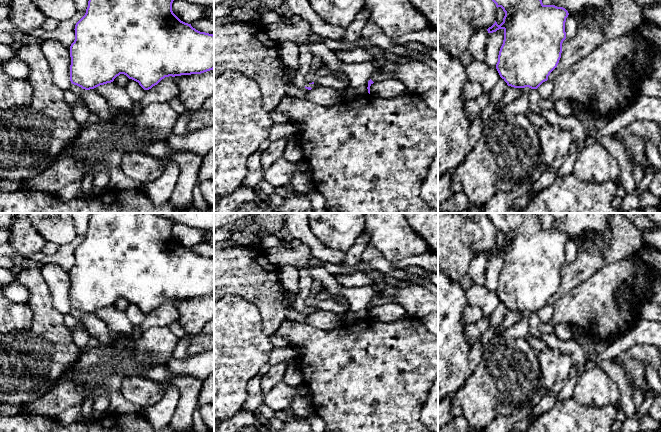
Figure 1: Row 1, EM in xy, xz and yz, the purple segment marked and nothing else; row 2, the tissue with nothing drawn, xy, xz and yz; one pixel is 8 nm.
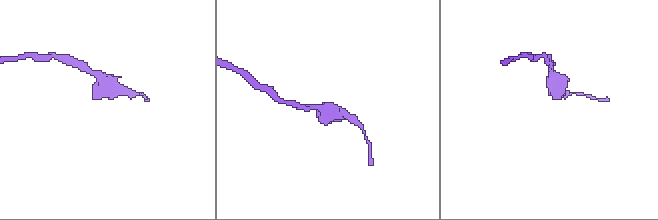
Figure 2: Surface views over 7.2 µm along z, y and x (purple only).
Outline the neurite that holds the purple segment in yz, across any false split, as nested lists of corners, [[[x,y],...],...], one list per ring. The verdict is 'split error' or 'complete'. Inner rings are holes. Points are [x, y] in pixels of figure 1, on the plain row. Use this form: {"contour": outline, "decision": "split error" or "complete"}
{"contour": [[[487,213],[487,217],[492,222],[492,225],[496,228],[496,231],[501,231],[505,236],[503,246],[500,249],[498,249],[495,245],[495,247],[487,253],[488,257],[496,256],[499,253],[504,254],[504,264],[499,275],[498,286],[496,288],[496,293],[500,301],[507,307],[508,310],[514,312],[529,311],[531,313],[537,313],[543,306],[548,304],[548,300],[557,291],[561,282],[562,267],[566,263],[565,246],[569,239],[568,235],[563,231],[557,231],[555,229],[544,229],[542,227],[540,218],[535,213]]], "decision": "complete"}

